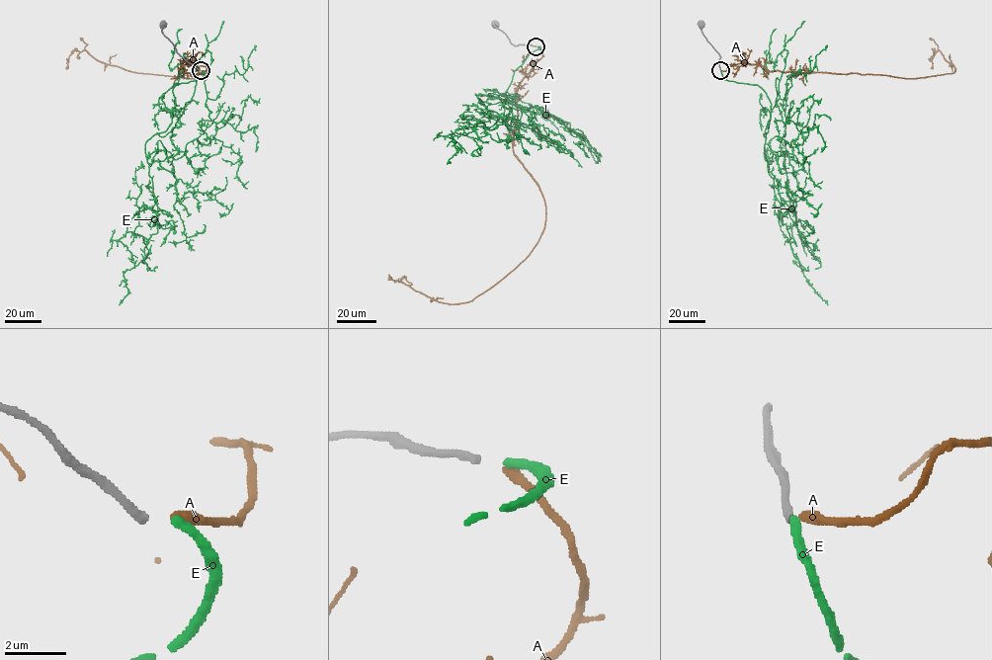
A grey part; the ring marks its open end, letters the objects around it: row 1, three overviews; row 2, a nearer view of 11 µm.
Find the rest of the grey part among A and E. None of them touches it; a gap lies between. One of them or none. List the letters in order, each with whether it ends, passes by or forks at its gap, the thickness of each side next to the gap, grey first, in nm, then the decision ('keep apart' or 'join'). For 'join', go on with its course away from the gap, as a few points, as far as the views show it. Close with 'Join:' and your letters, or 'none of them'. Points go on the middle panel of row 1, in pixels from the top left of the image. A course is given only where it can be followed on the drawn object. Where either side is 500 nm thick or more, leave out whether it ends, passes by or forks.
A: it ends there; 280 nm thick on the grey side, 320 nm on the other; join; it runs (537, 46), (541, 56), (519, 85), (513, 142), (544, 201), (537, 244), (463, 303), (438, 302), (388, 280)
E: it ends there; 280 nm thick on the grey side, 280 nm on the other; keep apart
Join: A

